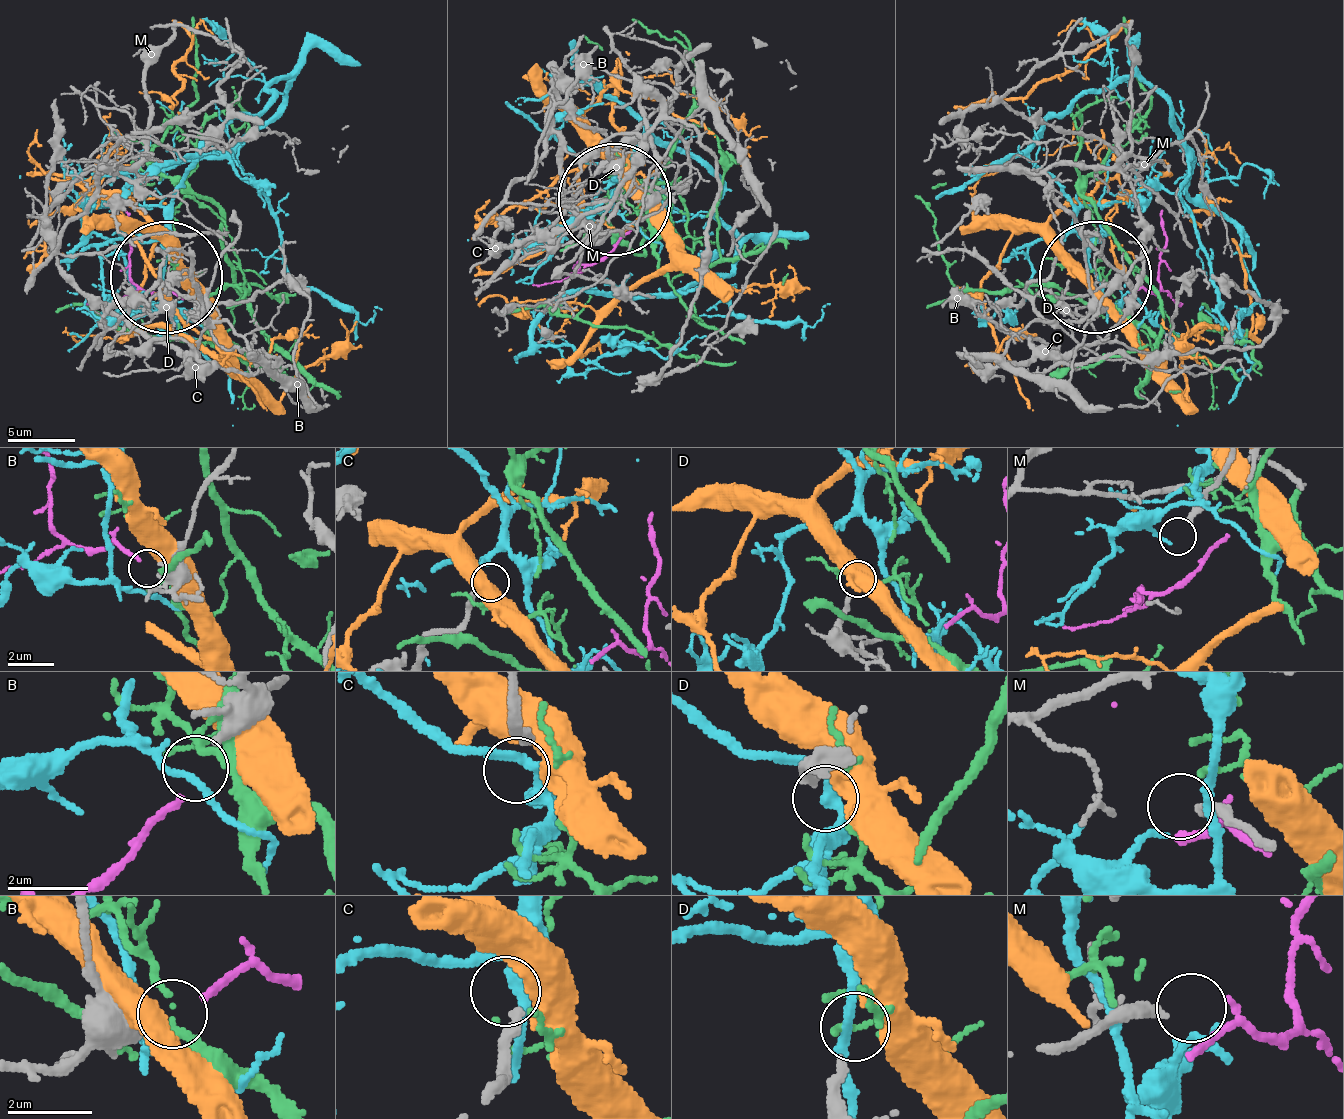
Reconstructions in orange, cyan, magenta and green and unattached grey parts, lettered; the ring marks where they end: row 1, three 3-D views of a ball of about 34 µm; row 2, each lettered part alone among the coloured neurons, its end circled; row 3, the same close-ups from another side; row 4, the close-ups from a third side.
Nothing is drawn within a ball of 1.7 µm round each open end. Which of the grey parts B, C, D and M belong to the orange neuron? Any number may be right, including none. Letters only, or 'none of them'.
D

